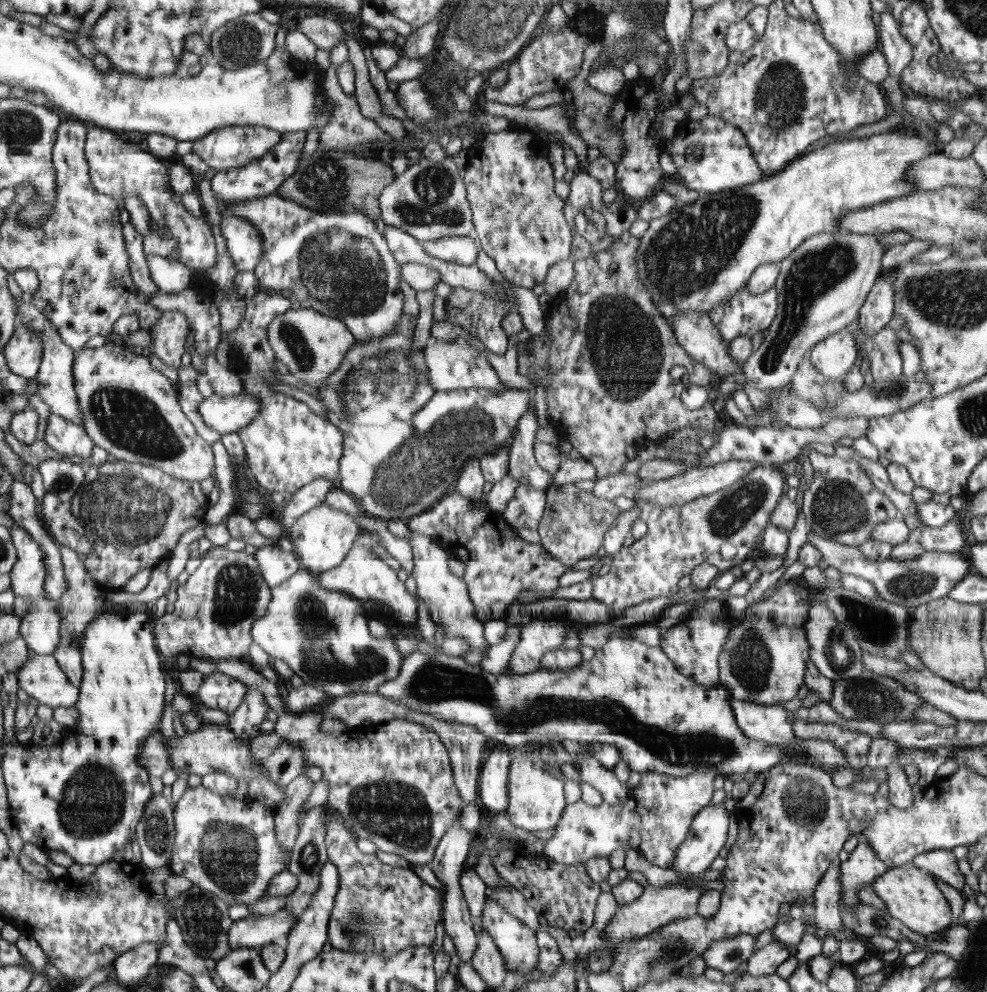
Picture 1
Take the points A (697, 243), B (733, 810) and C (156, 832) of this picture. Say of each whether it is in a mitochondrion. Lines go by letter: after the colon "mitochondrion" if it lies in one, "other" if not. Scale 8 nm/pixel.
A: mitochondrion
B: other
C: mitochondrion

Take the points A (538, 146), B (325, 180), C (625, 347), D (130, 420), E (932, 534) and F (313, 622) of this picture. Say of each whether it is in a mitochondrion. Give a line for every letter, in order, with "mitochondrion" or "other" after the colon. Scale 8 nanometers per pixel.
A: other
B: mitochondrion
C: mitochondrion
D: mitochondrion
E: other
F: mitochondrion

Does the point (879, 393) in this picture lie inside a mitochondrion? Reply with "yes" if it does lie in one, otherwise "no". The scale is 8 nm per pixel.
yes

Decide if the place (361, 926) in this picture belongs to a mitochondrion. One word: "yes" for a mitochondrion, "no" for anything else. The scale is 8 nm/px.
yes

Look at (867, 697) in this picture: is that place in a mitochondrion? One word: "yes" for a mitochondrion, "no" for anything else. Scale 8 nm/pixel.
yes

